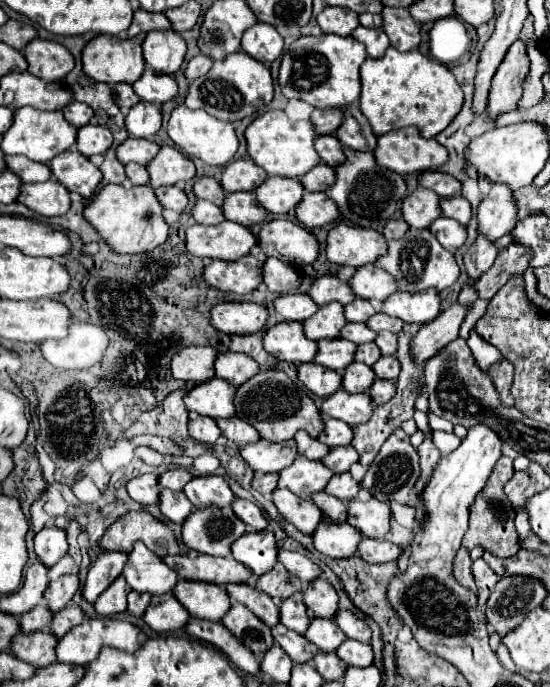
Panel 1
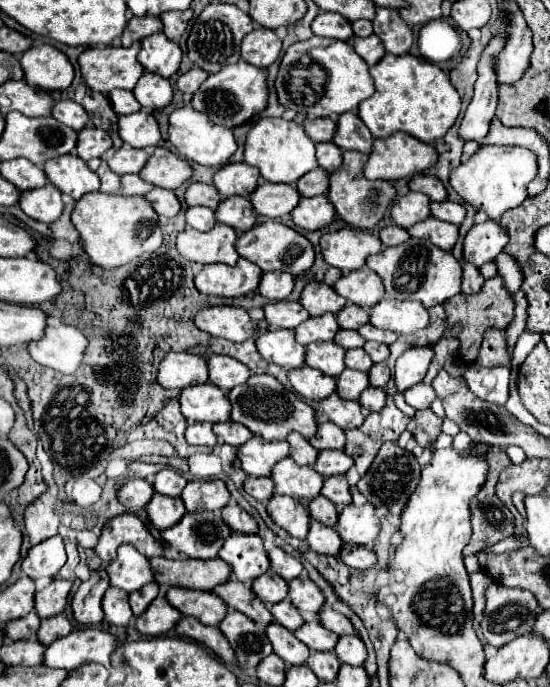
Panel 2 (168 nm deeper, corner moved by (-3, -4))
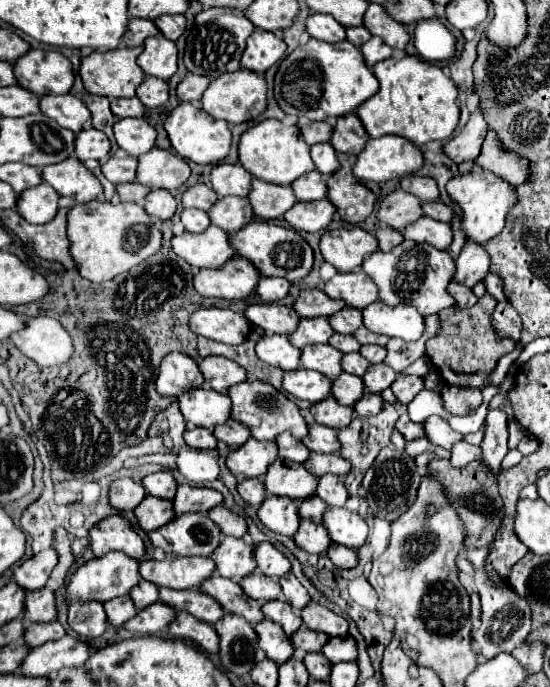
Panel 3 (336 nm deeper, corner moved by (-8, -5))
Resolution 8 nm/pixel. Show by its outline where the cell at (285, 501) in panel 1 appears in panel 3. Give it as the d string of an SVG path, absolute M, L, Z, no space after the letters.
M268 496L258 510L258 518L270 530L284 536L294 536L296 528L300 526L298 508L300 508L298 500L284 500L282 496Z

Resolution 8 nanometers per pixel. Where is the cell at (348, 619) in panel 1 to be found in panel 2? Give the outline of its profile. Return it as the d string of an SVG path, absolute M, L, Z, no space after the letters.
M323 607L319 611L319 623L337 635L353 635L355 633L351 621L345 615L341 615L339 611L333 611L329 607Z

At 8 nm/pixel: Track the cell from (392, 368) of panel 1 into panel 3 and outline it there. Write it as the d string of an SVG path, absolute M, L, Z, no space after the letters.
M380 362L380 364L372 364L362 380L364 380L364 386L368 392L382 392L382 390L390 388L394 378L396 378L396 372L388 364Z

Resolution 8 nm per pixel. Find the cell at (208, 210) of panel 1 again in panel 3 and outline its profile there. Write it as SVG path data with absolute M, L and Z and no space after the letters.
M196 208L184 210L182 216L180 216L180 220L182 220L182 224L186 226L188 232L204 232L204 230L210 226L210 216L208 216L208 212L196 210Z

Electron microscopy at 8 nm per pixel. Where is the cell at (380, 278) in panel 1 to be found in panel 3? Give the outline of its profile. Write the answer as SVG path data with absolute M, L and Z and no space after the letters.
M350 272L350 274L336 274L330 278L324 288L328 296L344 300L352 308L366 308L368 304L378 300L376 284L372 284L372 278L368 274L360 272Z

